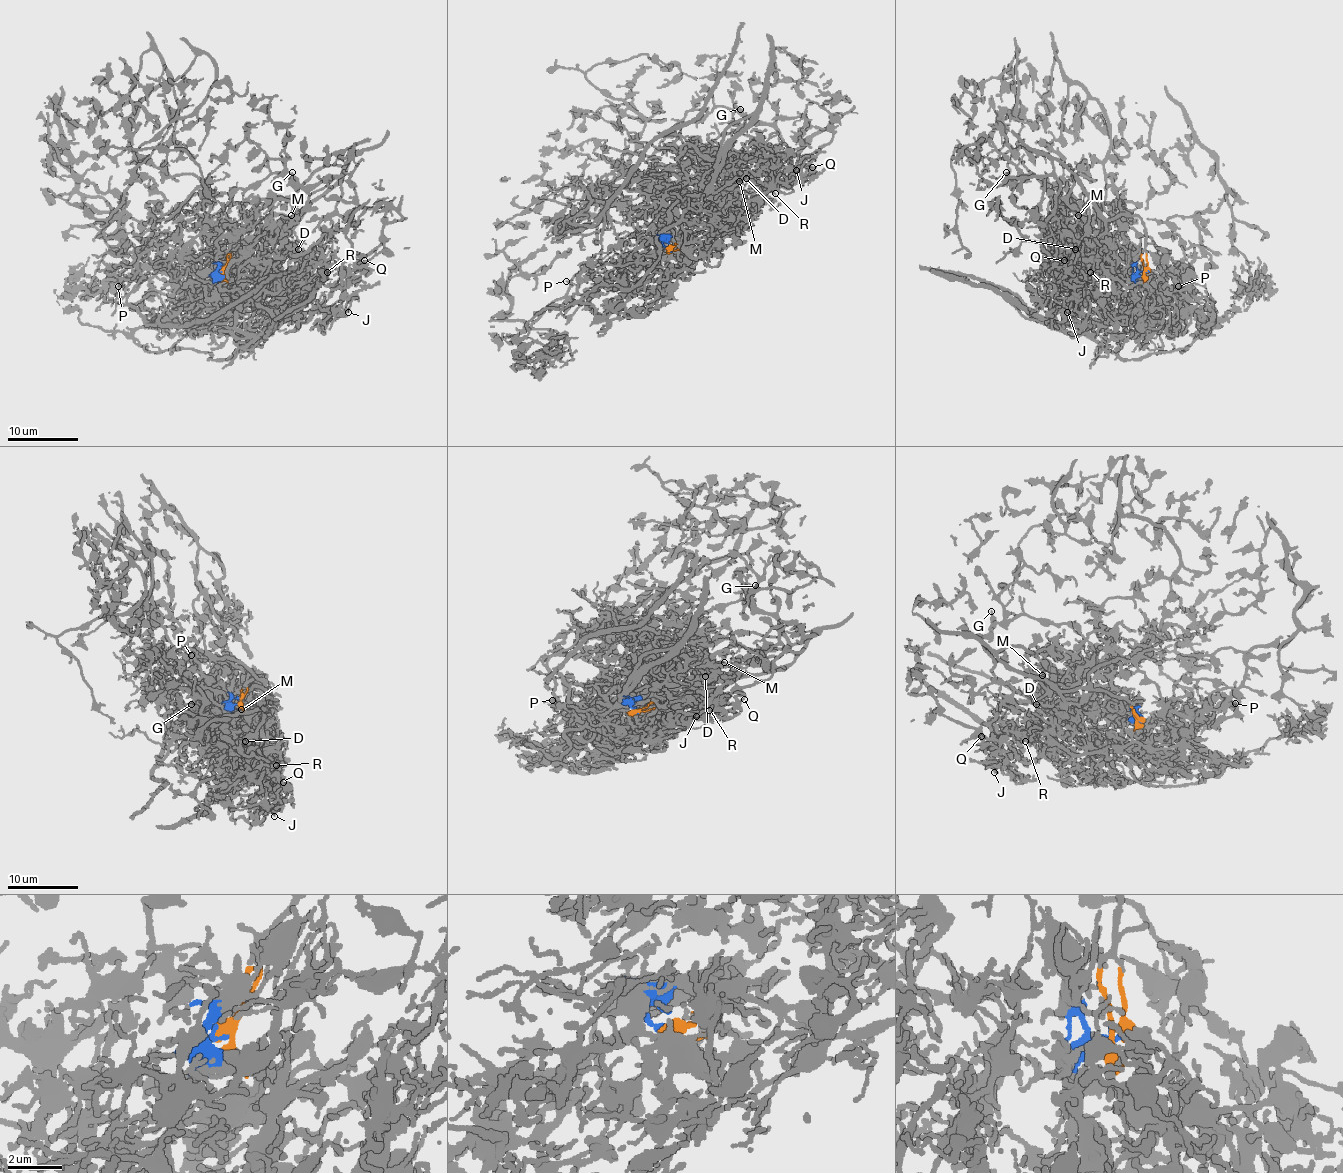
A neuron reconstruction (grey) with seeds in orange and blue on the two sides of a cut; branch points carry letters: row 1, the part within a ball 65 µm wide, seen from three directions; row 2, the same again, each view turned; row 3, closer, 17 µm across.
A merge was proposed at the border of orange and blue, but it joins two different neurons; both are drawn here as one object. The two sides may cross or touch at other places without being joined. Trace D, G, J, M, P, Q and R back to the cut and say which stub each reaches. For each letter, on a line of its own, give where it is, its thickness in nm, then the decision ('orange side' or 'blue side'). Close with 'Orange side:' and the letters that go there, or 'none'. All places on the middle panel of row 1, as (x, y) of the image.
D: at (746, 178); 130 nm thick; blue side
G: at (740, 109); 100 nm thick; orange side
J: at (796, 170); 100 nm thick; blue side
M: at (739, 181); 100 nm thick; blue side
P: at (566, 281); 170 nm thick; blue side
Q: at (812, 167); 170 nm thick; blue side
R: at (775, 193); 170 nm thick; blue side
Orange side: G

